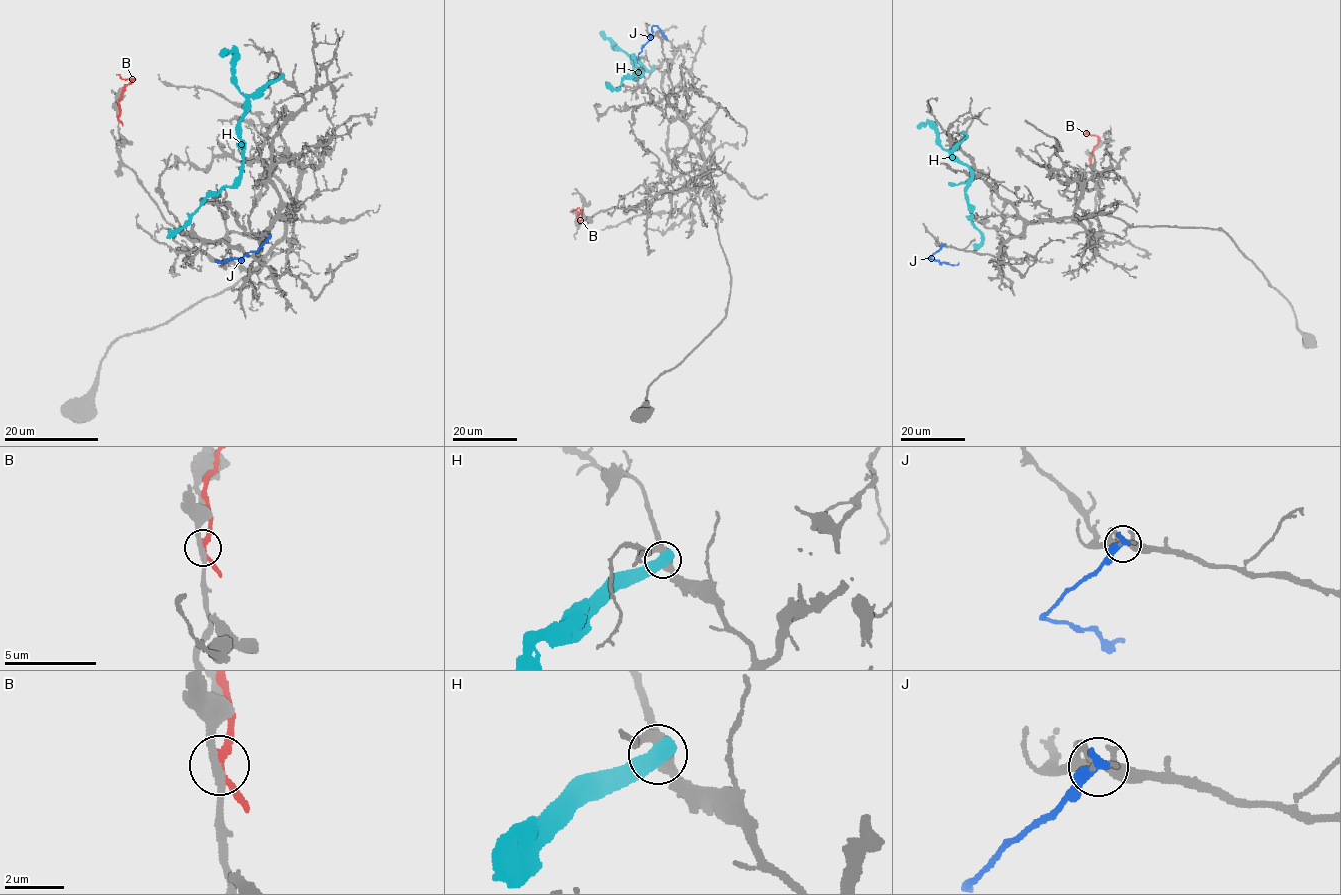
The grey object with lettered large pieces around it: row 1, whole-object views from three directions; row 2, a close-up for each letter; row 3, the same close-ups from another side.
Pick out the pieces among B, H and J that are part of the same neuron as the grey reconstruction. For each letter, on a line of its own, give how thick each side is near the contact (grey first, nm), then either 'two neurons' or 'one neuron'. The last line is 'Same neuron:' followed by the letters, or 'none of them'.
B: 280/260 nm | two neurons
H: 440/700 nm | two neurons
J: 180/420 nm | two neurons
Same neuron: none of them

